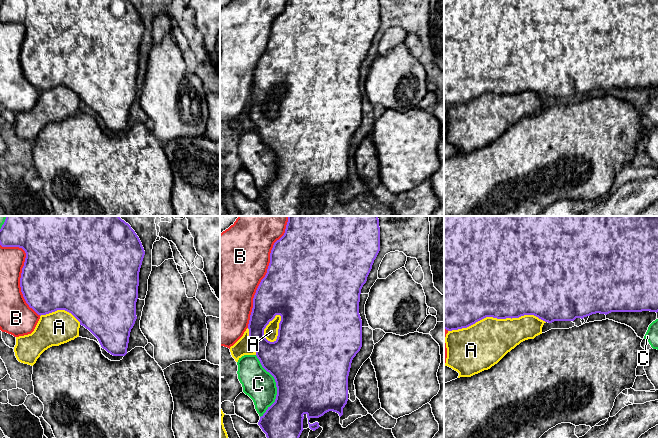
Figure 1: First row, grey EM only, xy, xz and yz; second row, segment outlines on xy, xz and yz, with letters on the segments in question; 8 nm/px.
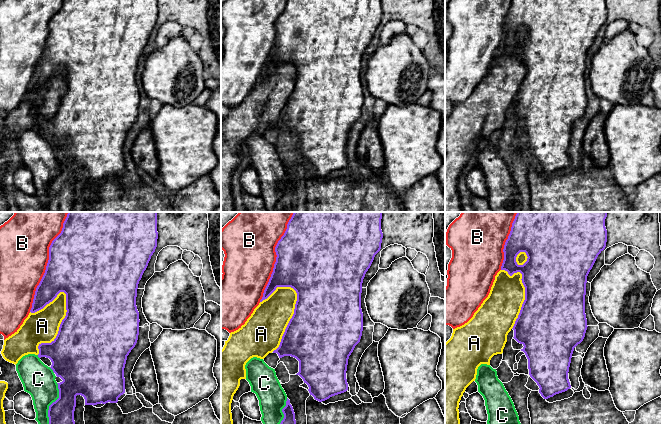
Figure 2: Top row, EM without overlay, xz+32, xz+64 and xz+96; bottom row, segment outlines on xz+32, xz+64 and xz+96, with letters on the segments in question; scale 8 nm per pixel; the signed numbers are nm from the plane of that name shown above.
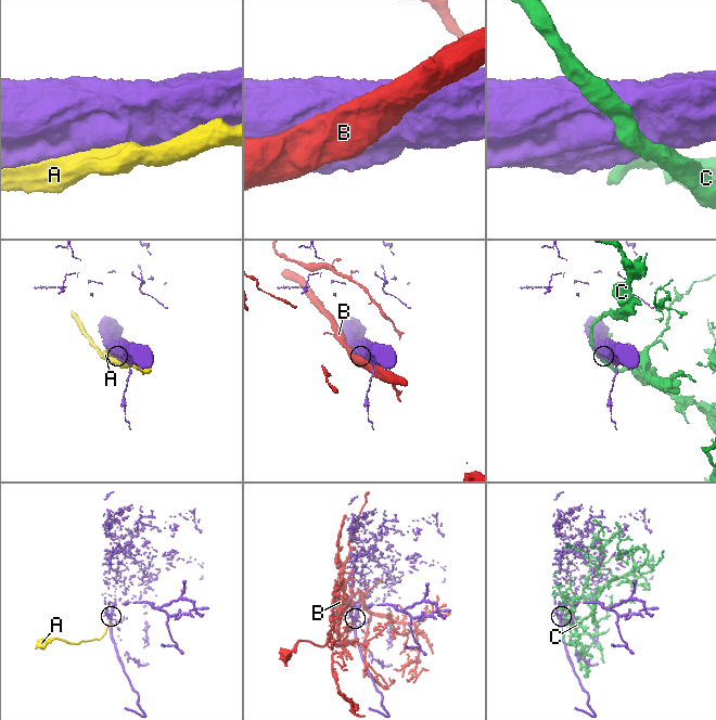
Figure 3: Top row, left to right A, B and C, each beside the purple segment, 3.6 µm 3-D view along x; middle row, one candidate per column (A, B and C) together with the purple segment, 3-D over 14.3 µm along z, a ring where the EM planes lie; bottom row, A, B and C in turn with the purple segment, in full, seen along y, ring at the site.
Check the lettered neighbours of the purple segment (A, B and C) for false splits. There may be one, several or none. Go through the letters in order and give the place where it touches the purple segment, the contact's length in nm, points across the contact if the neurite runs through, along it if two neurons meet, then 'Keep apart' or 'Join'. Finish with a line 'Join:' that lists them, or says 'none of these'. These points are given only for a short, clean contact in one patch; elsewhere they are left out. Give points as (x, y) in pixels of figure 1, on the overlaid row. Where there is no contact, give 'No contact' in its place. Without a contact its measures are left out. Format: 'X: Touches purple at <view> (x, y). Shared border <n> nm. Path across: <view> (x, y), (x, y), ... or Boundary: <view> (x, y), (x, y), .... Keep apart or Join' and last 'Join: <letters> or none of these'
A: Touches purple at yz (496, 317). Shared border 800 nm. Join
B: Touches purple at xz (267, 272). Shared border 950 nm. Keep apart
C: Touches purple at xz (276, 386). Shared border 500 nm. Keep apart
Join: A

